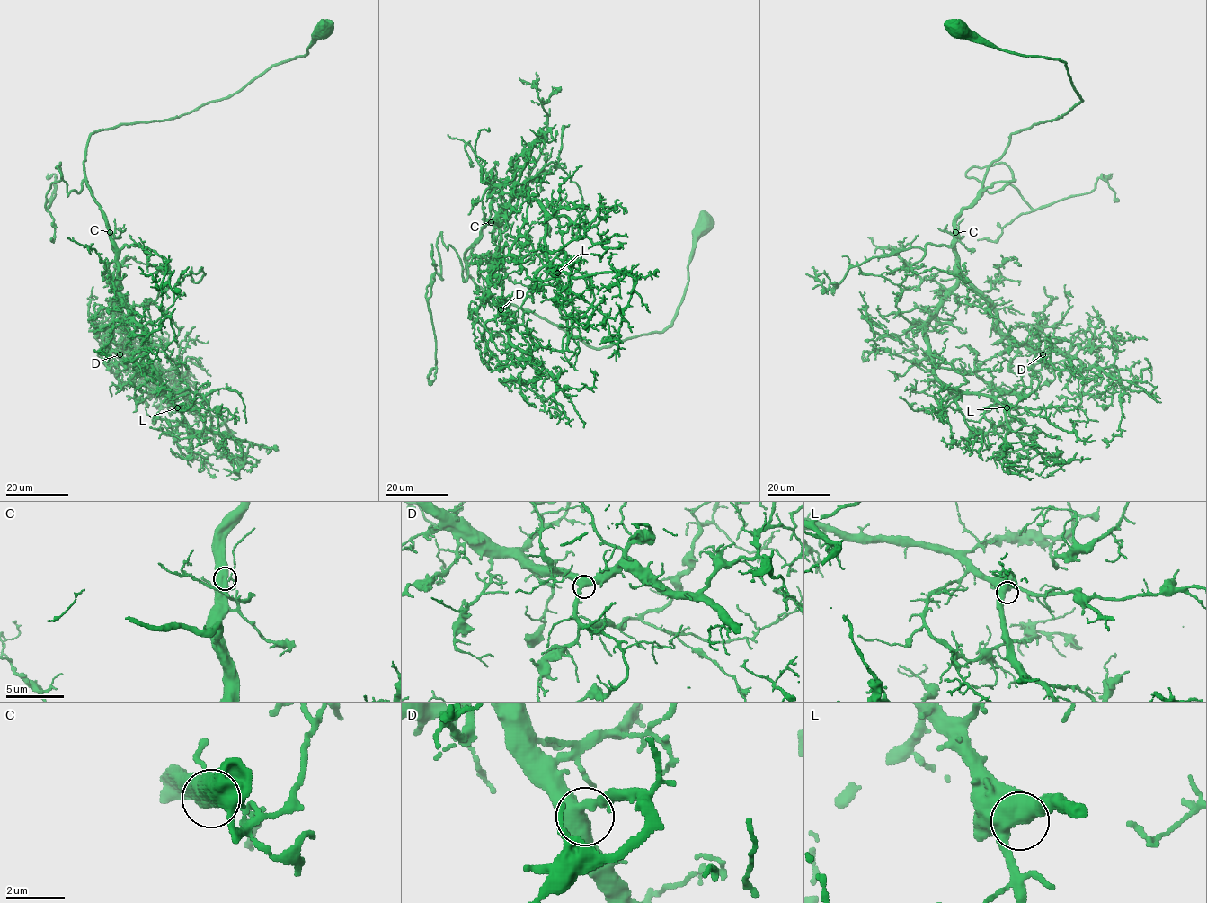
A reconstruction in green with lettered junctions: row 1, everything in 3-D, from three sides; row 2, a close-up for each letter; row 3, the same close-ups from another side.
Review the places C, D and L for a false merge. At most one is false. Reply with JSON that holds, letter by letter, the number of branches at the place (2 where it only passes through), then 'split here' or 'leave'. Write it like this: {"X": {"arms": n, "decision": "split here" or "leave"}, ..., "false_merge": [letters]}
{"C": {"arms": 3, "decision": "leave"}, "D": {"arms": 3, "decision": "leave"}, "L": {"arms": 3, "decision": "leave"}, "false_merge": []}

